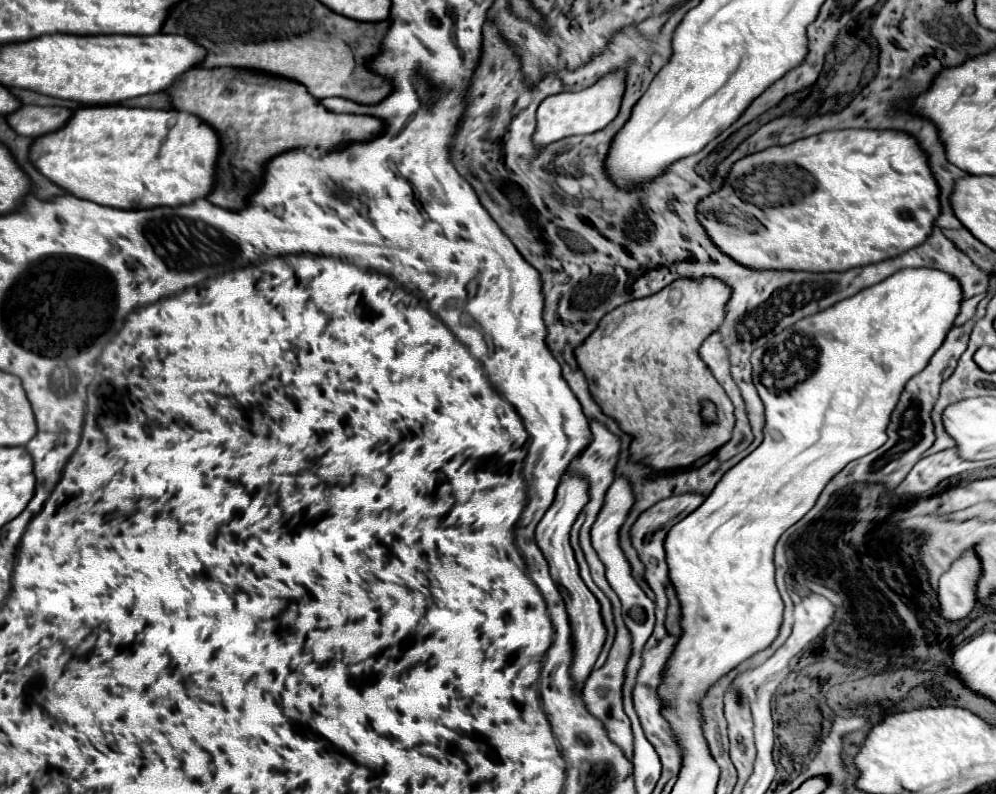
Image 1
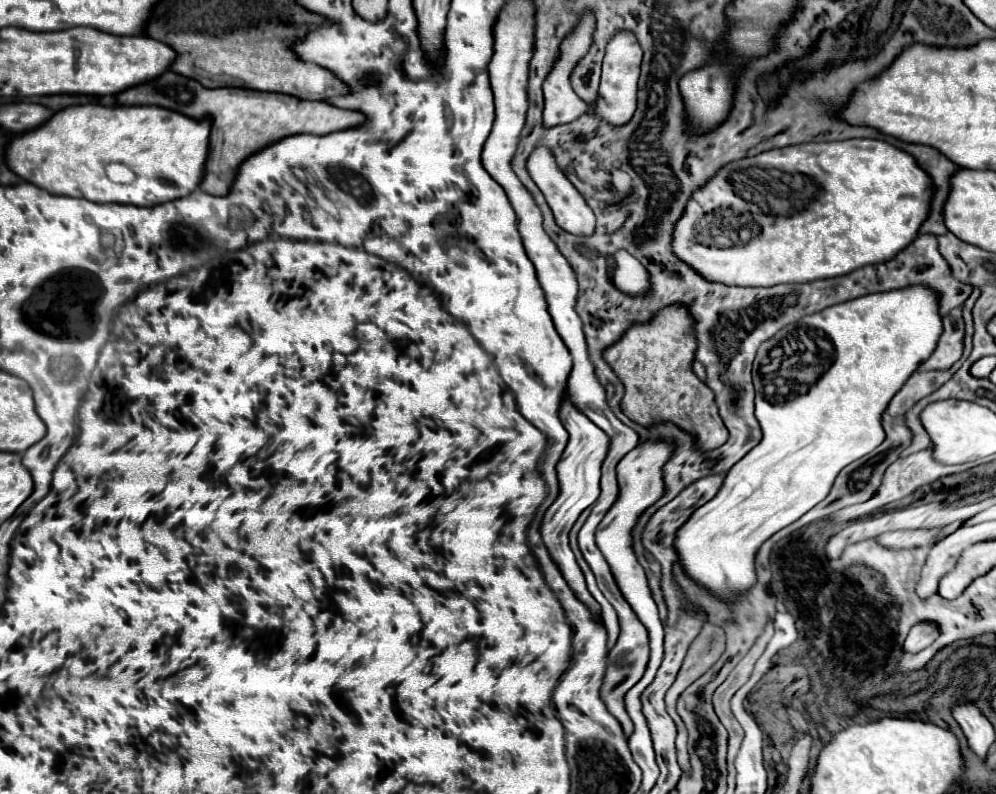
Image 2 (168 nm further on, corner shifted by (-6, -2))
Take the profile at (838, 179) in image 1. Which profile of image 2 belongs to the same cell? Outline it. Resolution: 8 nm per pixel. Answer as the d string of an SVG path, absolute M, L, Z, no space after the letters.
M845 139L845 141L831 141L831 143L805 143L805 145L791 145L783 149L771 149L765 153L759 153L755 157L745 157L733 163L727 163L721 171L715 173L715 177L687 203L687 209L681 217L681 223L677 223L675 229L675 241L673 251L689 263L695 265L695 269L709 281L721 281L725 285L741 285L741 287L769 287L777 283L809 283L815 279L829 279L847 275L855 269L861 269L865 265L875 265L881 261L893 259L899 251L909 247L911 241L919 235L919 227L927 221L929 209L931 209L931 177L917 165L917 161L879 139Z

